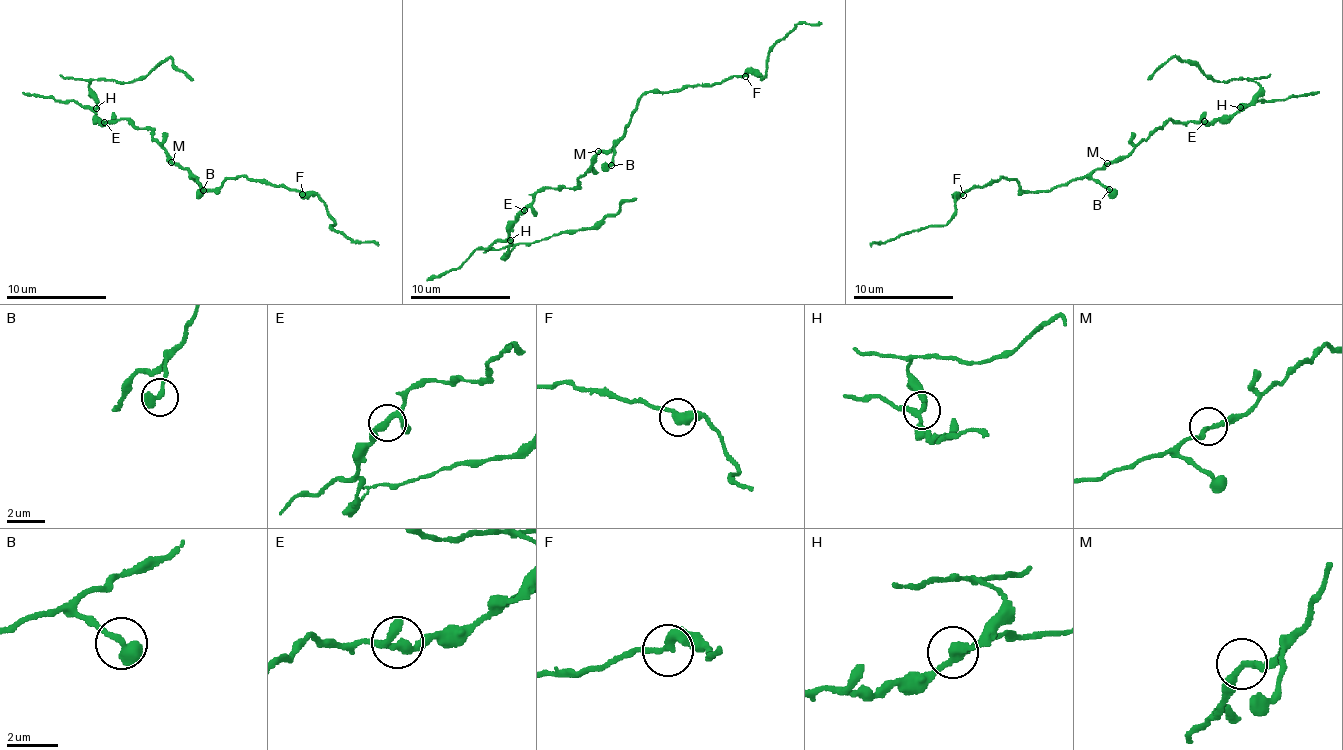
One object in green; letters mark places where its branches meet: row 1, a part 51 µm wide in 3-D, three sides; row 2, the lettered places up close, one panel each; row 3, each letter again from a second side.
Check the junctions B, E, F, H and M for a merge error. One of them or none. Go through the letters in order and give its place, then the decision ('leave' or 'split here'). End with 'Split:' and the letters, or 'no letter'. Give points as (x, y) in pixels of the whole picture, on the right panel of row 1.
B: at (1109, 189); leave
E: at (1204, 121); leave
F: at (963, 195); leave
H: at (1240, 107); split here
M: at (1107, 163); leave
Split: H

